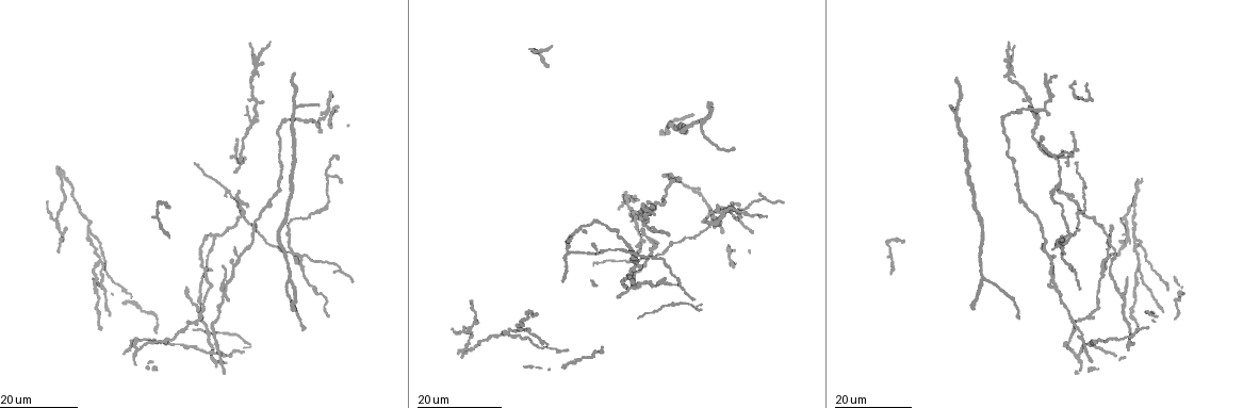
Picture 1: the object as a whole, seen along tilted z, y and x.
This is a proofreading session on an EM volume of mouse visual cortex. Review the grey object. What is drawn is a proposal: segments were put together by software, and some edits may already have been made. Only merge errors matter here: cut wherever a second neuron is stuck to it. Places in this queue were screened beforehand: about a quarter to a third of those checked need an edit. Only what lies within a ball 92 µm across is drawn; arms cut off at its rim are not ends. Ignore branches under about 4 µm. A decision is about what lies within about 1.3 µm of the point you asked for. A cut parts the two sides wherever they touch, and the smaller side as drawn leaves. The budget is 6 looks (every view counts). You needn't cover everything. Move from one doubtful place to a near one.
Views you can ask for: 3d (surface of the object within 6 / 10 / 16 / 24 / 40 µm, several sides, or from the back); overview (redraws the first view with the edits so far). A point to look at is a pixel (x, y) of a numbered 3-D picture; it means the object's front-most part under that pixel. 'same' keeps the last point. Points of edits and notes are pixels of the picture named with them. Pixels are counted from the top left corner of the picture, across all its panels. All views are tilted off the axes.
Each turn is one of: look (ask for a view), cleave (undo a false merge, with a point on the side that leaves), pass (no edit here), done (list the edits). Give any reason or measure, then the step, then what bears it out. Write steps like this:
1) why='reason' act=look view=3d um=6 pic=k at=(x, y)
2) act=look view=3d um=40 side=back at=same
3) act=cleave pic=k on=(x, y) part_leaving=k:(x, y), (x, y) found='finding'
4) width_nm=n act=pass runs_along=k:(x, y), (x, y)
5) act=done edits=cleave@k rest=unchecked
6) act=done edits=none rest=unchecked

why='four or more arms meet' act=look view=3d um=16 pic=1 at=(292, 249)

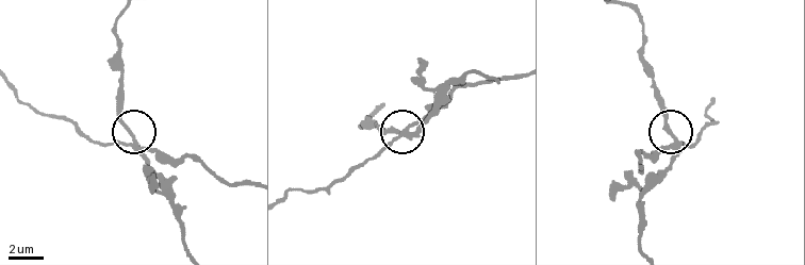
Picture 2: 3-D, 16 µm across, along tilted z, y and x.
act=look view=3d um=6 pic=2 at=(134, 136)

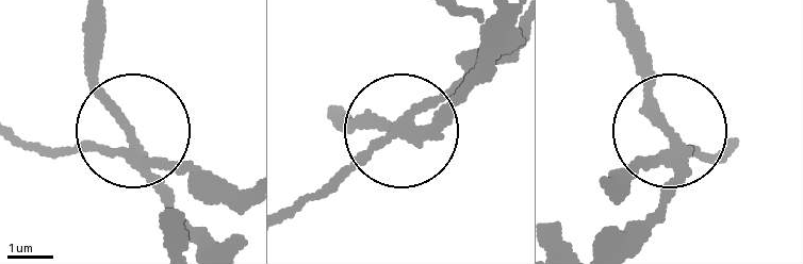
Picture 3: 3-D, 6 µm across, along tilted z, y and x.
side_arm_um=24 arms=4 act=cleave pic=3 on=(191, 162) found='two neurons meet here'

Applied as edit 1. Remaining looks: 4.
why='three-way junction' act=look view=3d um=16 pic=1 at=(1066, 158)

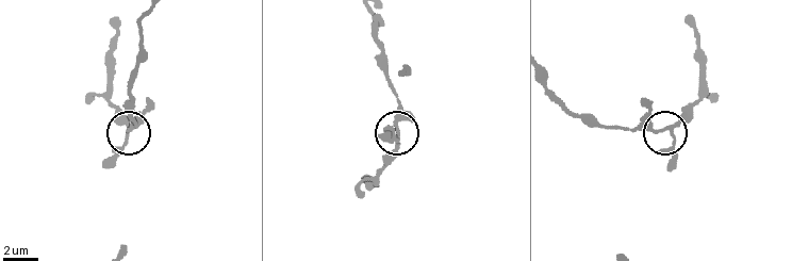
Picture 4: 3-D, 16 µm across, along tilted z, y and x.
act=look view=3d um=10 pic=4 at=(673, 131)

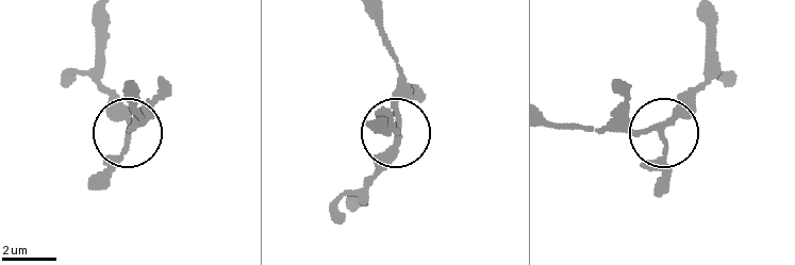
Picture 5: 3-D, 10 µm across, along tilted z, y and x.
act=pass runs_along=5:(553, 125), (658, 134), (719, 75) found='one neuron here'

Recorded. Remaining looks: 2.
why='small branch off a trunk' act=look view=3d um=16 pic=1 at=(1038, 121)

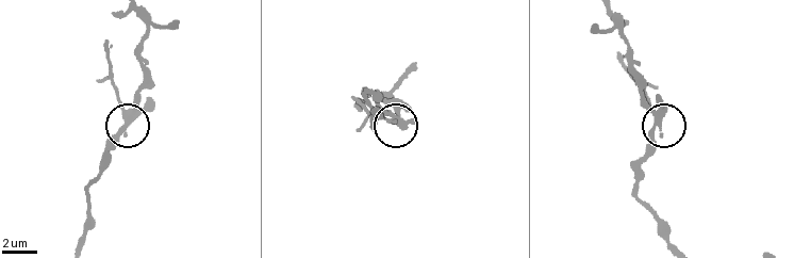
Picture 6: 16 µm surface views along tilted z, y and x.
why='zoom in' act=look view=3d um=6 pic=6 at=(123, 115)

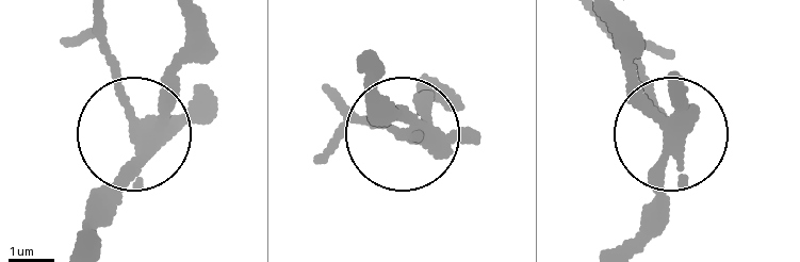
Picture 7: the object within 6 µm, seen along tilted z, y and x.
act=cleave pic=7 on=(118, 80) part_leaving=7:(147, 130), (102, 22) found='two neurons meet here'

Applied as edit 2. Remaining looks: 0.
act=done edits=cleave@3,cleave@7 rest=unchecked

